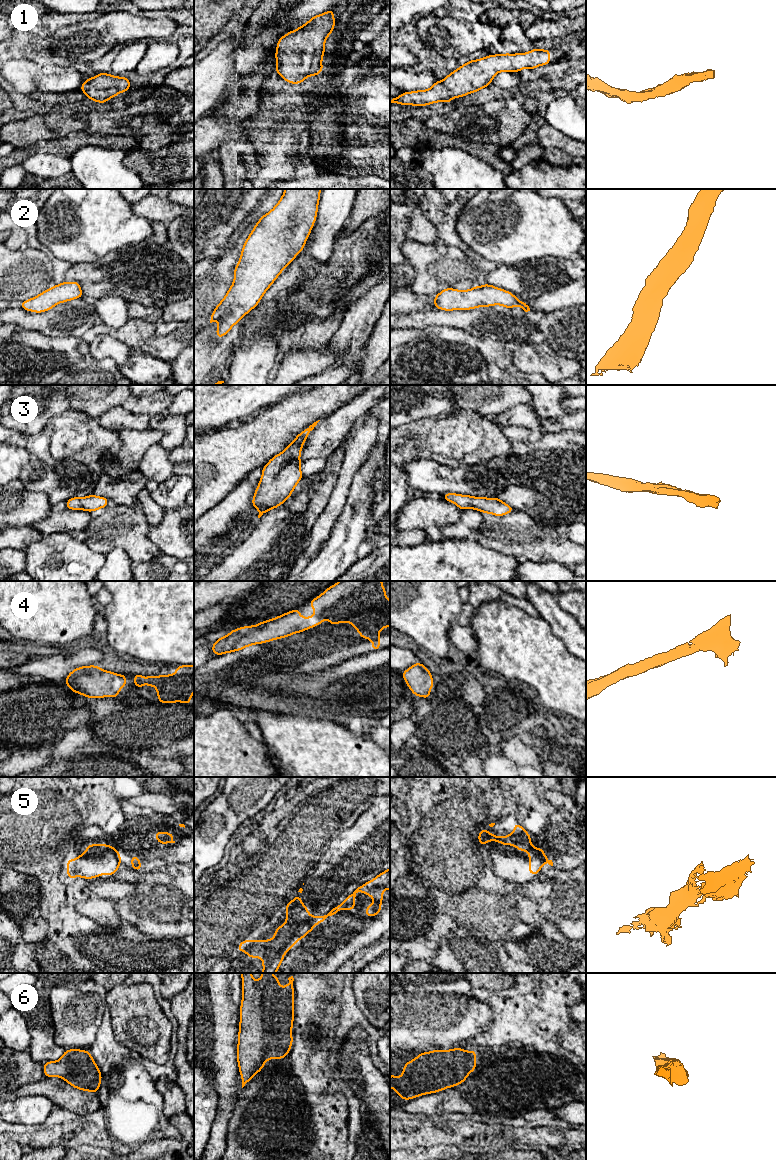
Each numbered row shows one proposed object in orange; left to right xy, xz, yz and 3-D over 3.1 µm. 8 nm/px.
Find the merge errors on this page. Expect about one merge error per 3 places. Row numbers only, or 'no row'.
5

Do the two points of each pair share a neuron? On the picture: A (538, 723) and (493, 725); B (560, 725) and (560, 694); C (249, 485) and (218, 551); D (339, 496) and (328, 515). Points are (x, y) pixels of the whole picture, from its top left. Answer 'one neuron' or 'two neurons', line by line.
A: one neuron
B: two neurons
C: one neuron
D: one neuron

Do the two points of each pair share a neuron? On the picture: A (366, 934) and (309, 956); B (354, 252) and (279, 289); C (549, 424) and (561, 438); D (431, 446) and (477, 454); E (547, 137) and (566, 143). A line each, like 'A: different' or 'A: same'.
A: same
B: same
C: different
D: same
E: same

